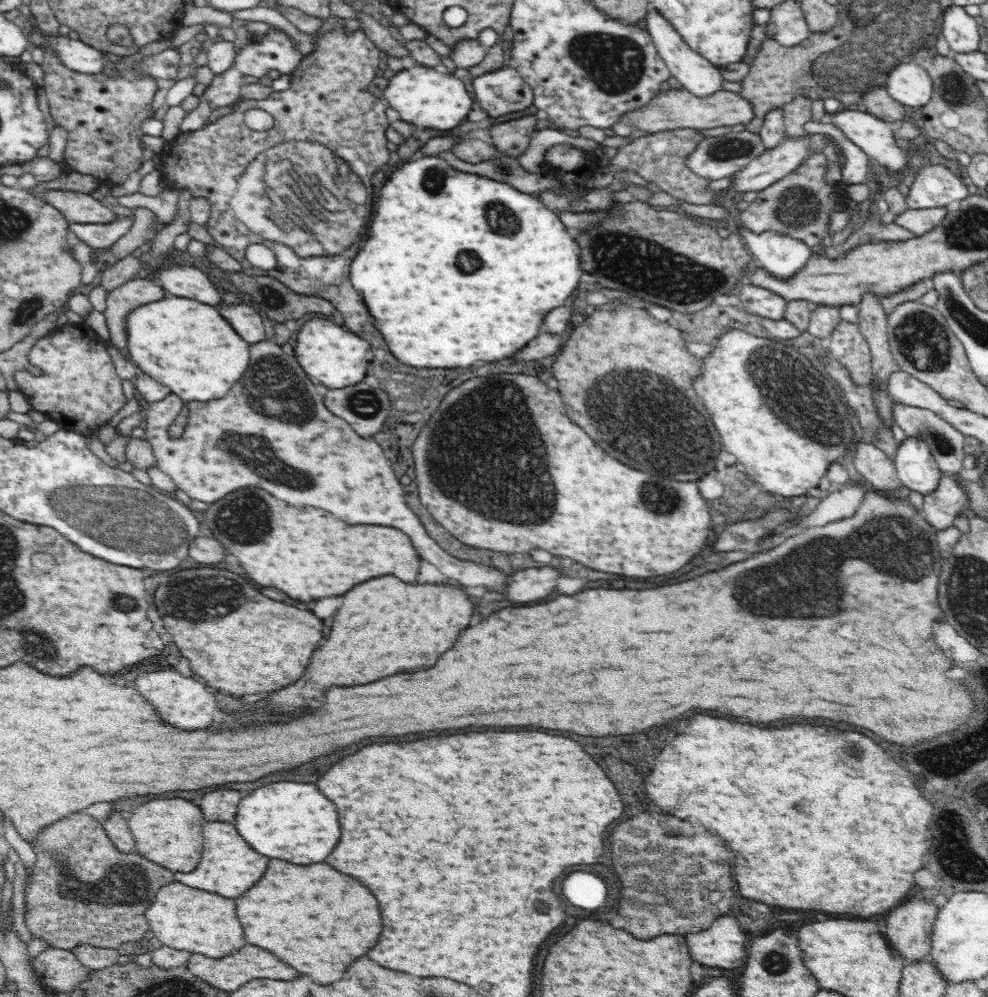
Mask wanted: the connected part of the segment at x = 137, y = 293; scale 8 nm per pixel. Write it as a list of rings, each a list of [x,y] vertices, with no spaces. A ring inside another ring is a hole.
[[[150,276],[129,280],[107,292],[104,316],[110,332],[110,341],[119,349],[127,348],[127,314],[142,306],[168,296]]]

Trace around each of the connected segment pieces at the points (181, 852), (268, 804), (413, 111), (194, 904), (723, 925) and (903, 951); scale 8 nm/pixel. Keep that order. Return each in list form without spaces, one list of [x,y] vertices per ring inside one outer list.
[[[172,798],[172,800],[152,800],[138,806],[130,818],[128,826],[138,855],[176,872],[192,871],[201,858],[202,824],[206,822],[202,810],[190,800]]]
[[[276,782],[254,790],[238,806],[236,828],[256,852],[292,864],[324,862],[332,846],[340,840],[336,806],[332,806],[314,784],[302,782]]]
[[[416,64],[414,68],[402,70],[389,78],[389,84],[383,93],[389,107],[400,112],[400,119],[424,126],[425,129],[450,130],[468,116],[468,110],[472,110],[474,100],[464,90],[462,80],[450,74],[440,74],[440,70],[442,68]]]
[[[178,881],[171,882],[157,890],[156,896],[144,912],[150,922],[152,932],[158,940],[169,948],[202,954],[206,958],[222,958],[244,948],[244,930],[236,918],[236,902],[220,898],[218,894],[208,894],[204,890],[193,889]]]
[[[732,914],[721,915],[709,926],[688,934],[688,948],[696,962],[712,968],[740,968],[744,966],[746,933]]]
[[[924,899],[910,900],[888,914],[882,928],[885,940],[905,964],[922,961],[930,952],[929,932],[938,907]]]

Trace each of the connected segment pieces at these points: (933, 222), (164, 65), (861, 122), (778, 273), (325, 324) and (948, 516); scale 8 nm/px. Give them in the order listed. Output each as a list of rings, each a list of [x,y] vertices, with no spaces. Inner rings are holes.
[[[947,207],[908,209],[900,216],[896,216],[892,224],[898,226],[899,231],[906,232],[908,235],[920,236],[934,230],[934,227],[942,222],[948,212]]]
[[[168,49],[158,52],[154,56],[148,56],[142,60],[137,72],[141,76],[151,76],[156,80],[178,80],[180,70],[180,52],[177,49]]]
[[[856,108],[841,109],[832,114],[825,112],[826,120],[886,170],[903,170],[908,164],[908,151],[896,145],[892,128],[883,119]]]
[[[742,226],[738,232],[754,254],[754,262],[778,279],[791,279],[794,274],[800,274],[812,256],[812,249],[804,241],[774,230],[756,234]]]
[[[312,320],[300,323],[298,327],[300,332],[296,336],[296,358],[300,362],[300,366],[304,368],[304,372],[308,376],[318,378],[324,386],[328,388],[344,388],[344,386],[352,386],[362,382],[366,376],[366,352],[368,352],[368,342],[358,338],[352,332],[342,330],[330,320]]]
[[[944,474],[936,490],[923,497],[924,521],[936,531],[952,526],[956,517],[966,511],[968,498],[960,481],[956,481],[952,474]]]

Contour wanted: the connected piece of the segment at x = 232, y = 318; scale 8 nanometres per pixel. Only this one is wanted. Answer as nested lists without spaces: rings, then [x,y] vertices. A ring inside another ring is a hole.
[[[220,302],[218,310],[220,310],[220,314],[224,314],[224,318],[228,318],[228,324],[248,344],[256,344],[267,340],[266,333],[264,333],[264,322],[254,306],[247,305],[244,302],[234,305],[226,305],[226,303]]]

